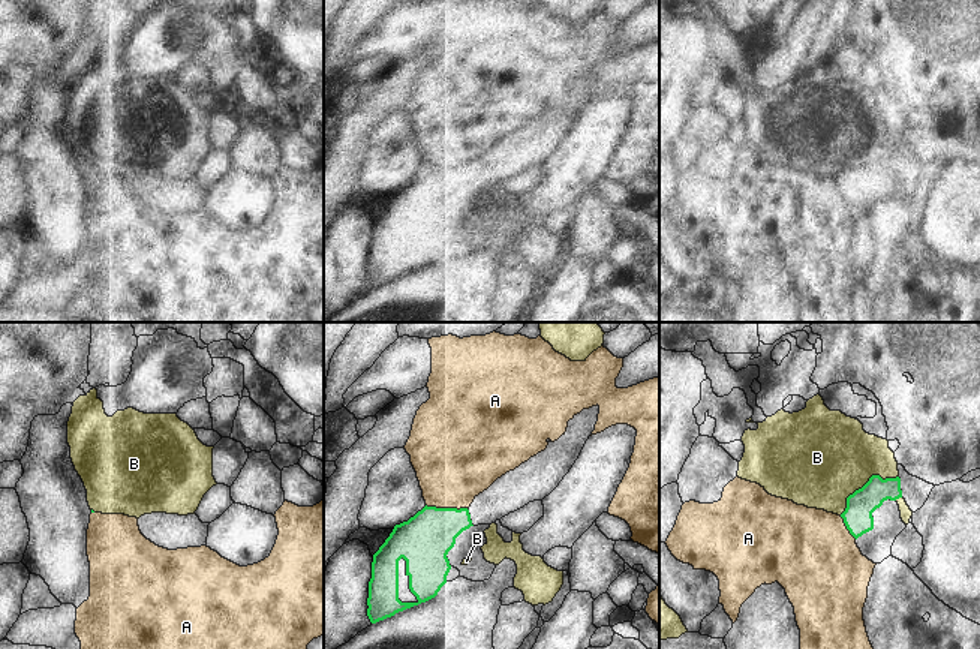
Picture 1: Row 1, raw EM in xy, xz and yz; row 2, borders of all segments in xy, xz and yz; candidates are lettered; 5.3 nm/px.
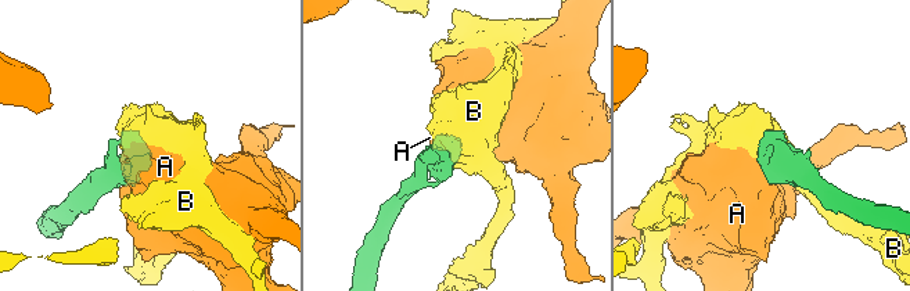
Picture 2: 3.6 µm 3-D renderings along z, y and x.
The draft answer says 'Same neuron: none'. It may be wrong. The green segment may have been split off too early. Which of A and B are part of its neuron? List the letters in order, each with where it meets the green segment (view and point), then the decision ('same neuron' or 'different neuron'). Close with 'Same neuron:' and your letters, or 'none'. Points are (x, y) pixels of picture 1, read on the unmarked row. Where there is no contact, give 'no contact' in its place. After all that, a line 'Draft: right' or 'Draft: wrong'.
A: meets green in xz at (447, 173); different neuron
B: meets green in yz at (865, 149); different neuron
Same neuron: none
Draft: right

